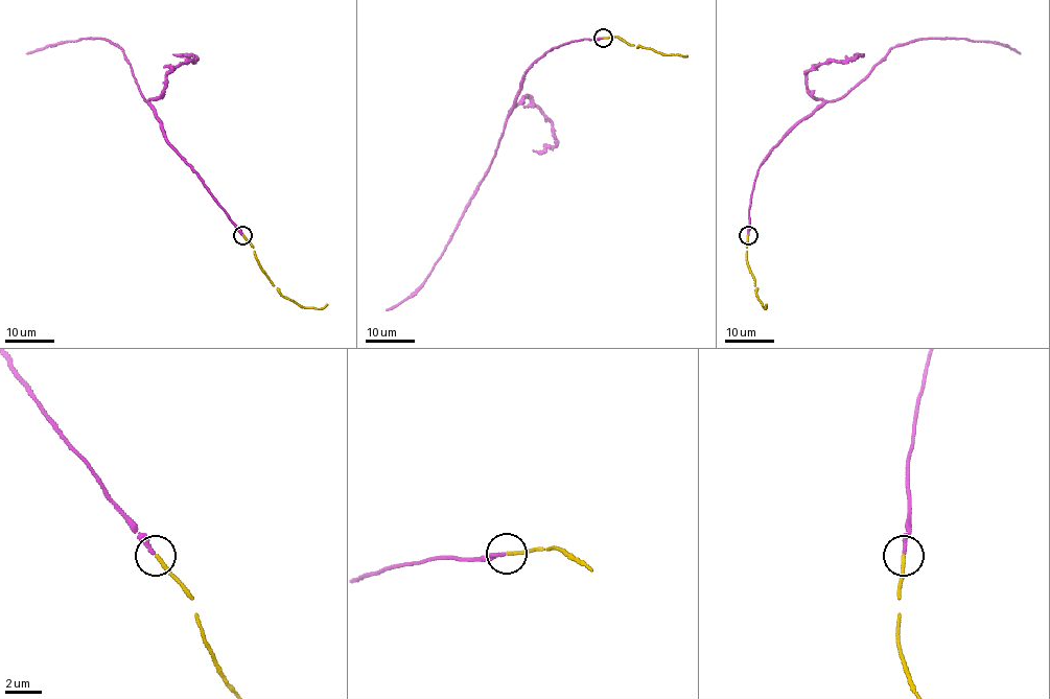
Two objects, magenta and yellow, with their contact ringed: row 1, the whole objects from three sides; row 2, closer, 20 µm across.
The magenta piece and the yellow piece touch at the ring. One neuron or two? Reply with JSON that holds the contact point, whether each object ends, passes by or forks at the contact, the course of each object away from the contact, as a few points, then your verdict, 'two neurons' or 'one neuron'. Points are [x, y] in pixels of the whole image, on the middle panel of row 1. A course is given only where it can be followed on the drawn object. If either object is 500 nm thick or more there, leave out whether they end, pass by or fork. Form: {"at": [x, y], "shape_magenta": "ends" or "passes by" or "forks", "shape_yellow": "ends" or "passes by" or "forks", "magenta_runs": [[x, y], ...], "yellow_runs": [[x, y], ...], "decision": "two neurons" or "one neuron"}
{"at": [603, 38], "shape_magenta": "ends", "shape_yellow": "ends", "magenta_runs": [[603, 38], [581, 40], [552, 48], [524, 74], [490, 167], [443, 254], [411, 295], [386, 309]], "yellow_runs": [[603, 38], [617, 37], [629, 44], [662, 54], [687, 56]], "decision": "one neuron"}

